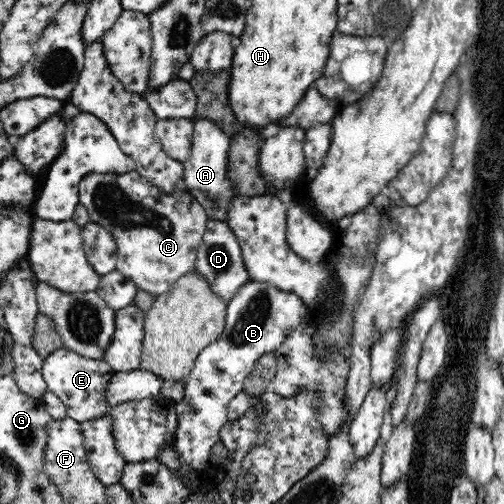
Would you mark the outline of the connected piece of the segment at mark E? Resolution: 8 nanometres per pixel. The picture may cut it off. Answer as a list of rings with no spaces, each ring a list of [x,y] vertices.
[[[64,347],[50,354],[42,365],[42,375],[48,390],[62,400],[62,404],[66,405],[67,416],[78,423],[109,414],[112,406],[104,401],[104,392],[114,374],[112,367],[103,359],[90,359]]]

